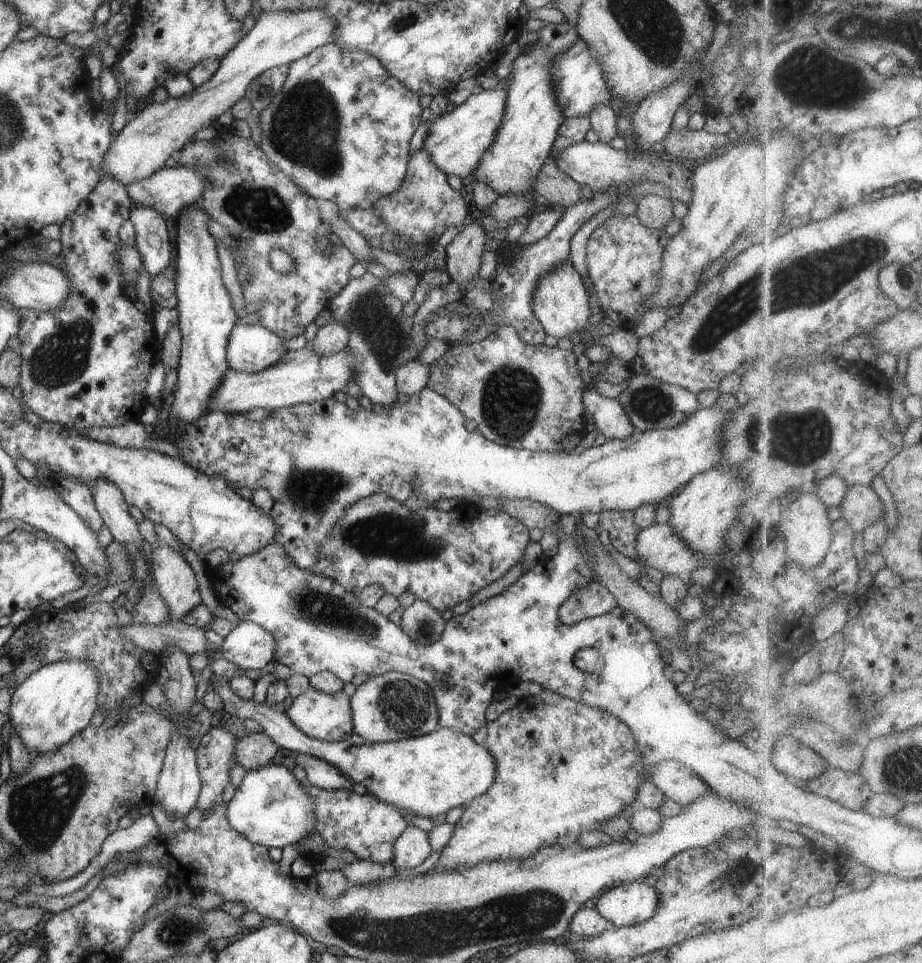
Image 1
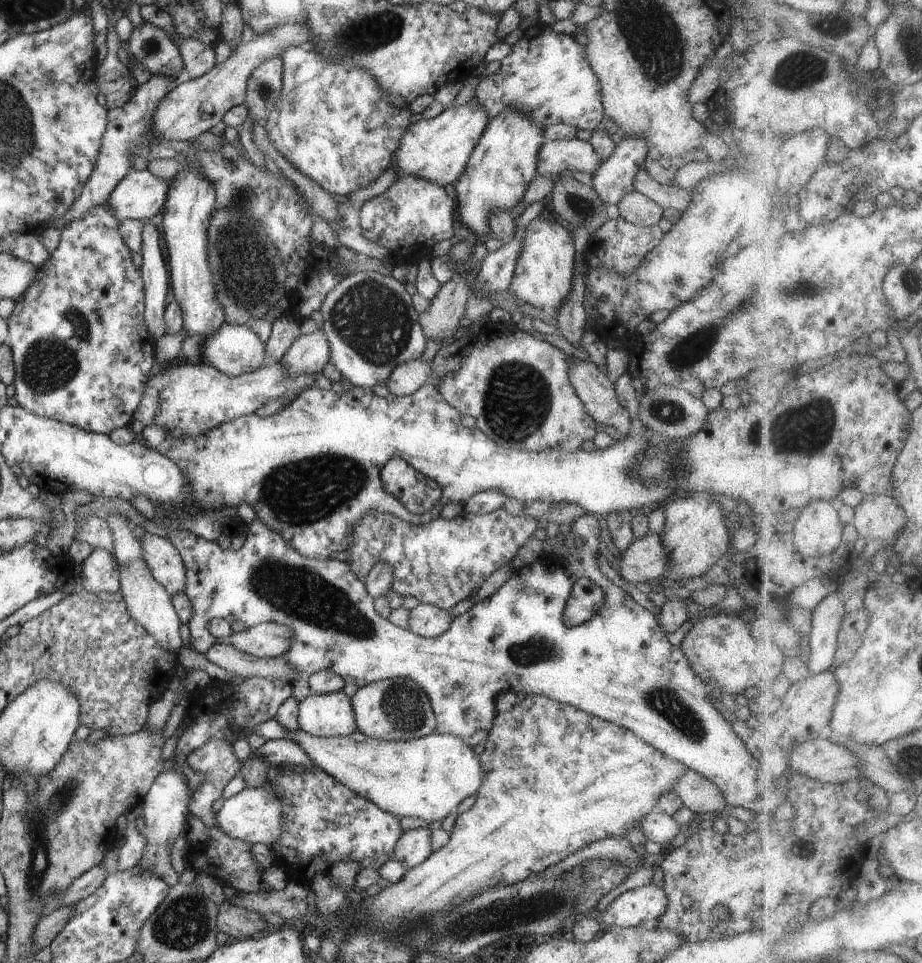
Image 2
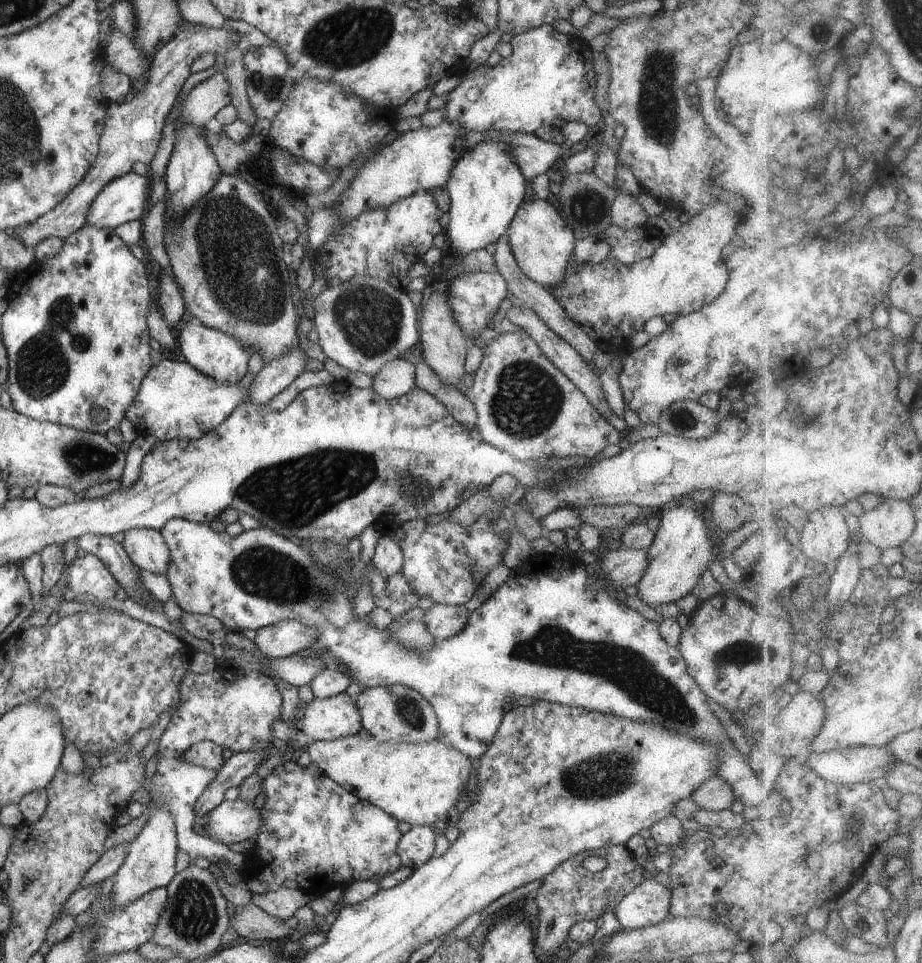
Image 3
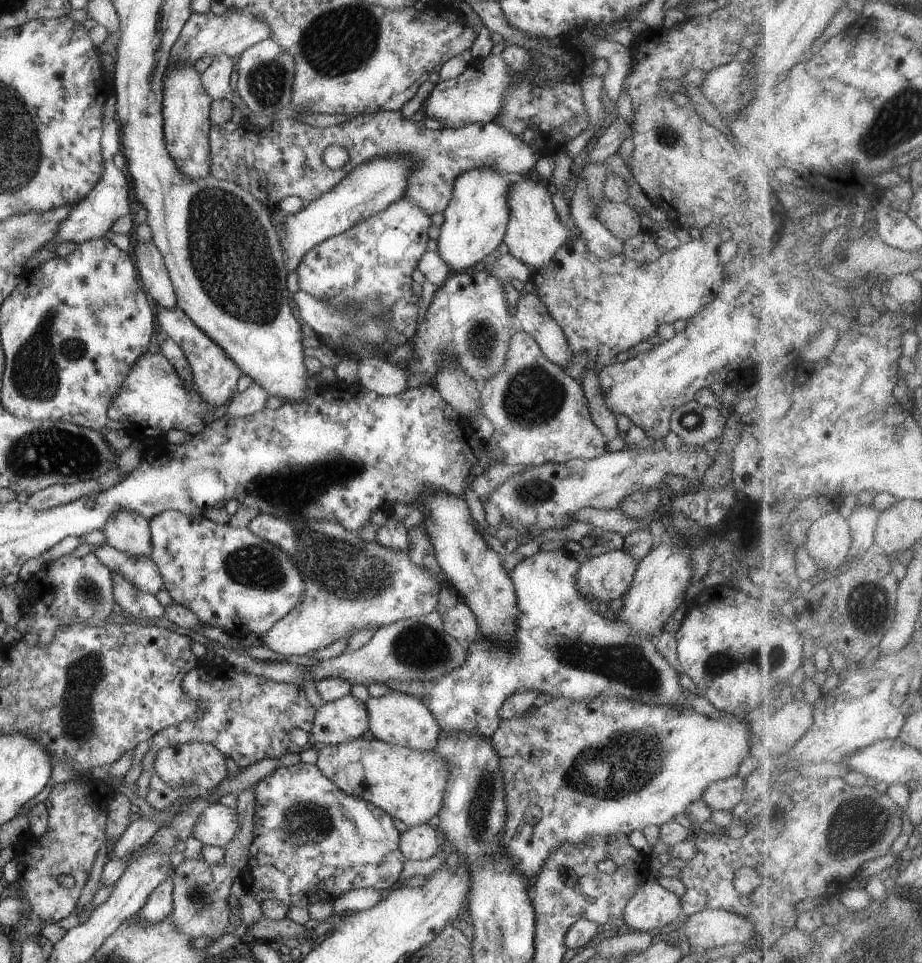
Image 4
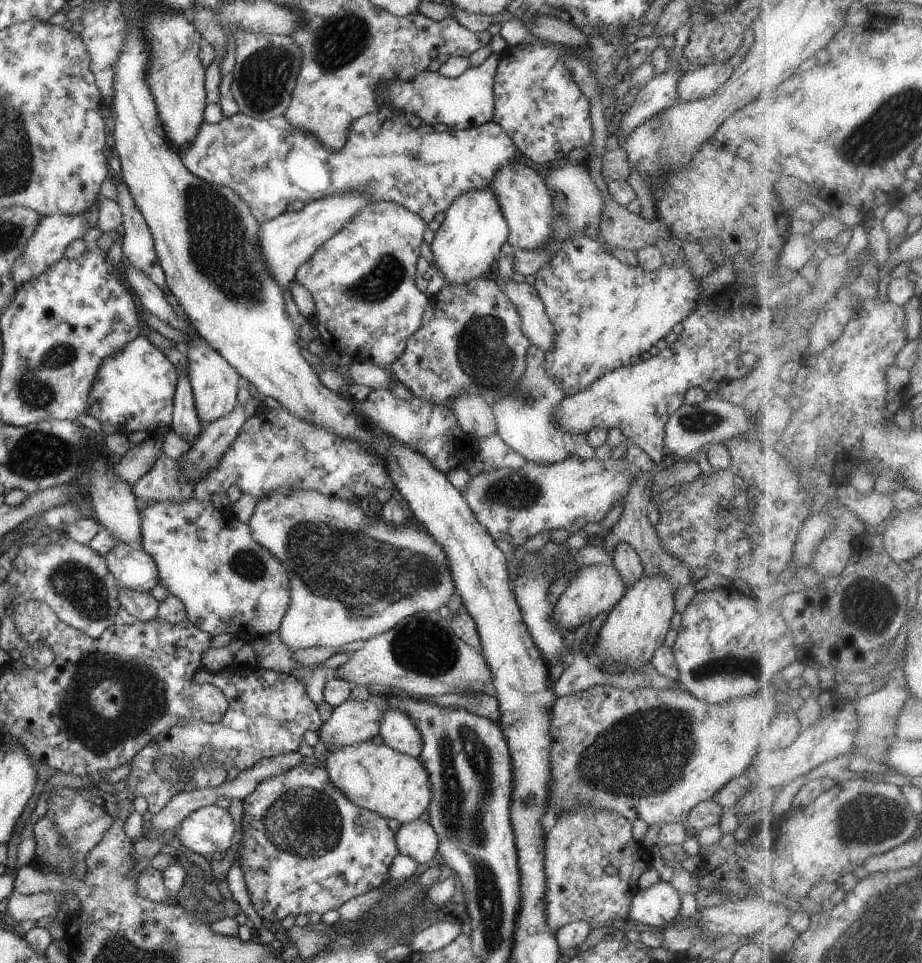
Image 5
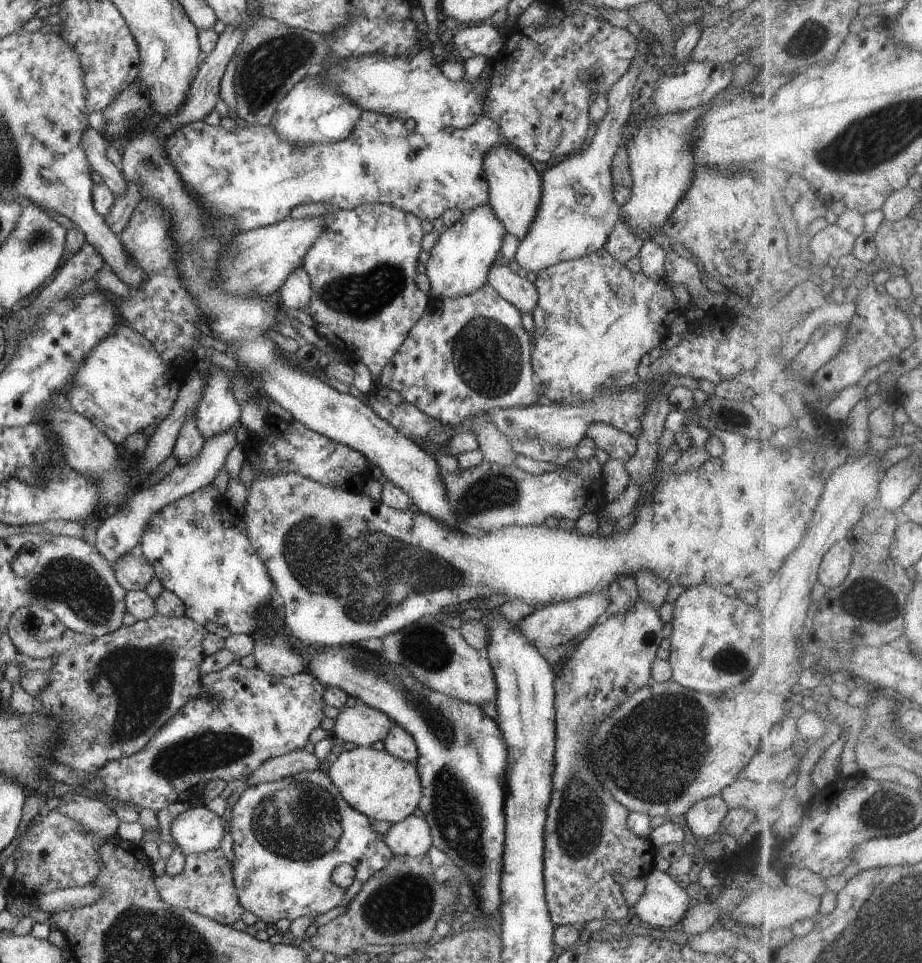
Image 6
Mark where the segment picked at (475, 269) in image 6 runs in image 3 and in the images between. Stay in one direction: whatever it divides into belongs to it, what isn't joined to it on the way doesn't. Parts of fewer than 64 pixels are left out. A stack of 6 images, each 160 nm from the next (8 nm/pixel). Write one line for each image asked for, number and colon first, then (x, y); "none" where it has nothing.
3: (486, 187)
4: (475, 221)
5: (468, 242)

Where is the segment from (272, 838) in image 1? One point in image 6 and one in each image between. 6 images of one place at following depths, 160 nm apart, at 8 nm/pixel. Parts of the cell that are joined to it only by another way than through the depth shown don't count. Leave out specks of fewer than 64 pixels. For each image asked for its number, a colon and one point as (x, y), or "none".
2: (254, 815)
3: (231, 821)
4: (217, 825)
5: (210, 829)
6: (197, 830)

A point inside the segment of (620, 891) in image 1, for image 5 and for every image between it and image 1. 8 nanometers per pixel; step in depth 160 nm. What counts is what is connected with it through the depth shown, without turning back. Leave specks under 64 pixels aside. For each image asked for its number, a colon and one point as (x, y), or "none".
2: (643, 906)
3: (648, 904)
4: (652, 907)
5: (658, 906)

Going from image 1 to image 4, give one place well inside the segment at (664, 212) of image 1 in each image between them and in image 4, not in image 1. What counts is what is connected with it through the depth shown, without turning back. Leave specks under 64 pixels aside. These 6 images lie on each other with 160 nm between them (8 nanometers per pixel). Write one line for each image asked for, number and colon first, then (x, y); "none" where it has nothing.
2: (635, 208)
3: (626, 212)
4: (621, 220)

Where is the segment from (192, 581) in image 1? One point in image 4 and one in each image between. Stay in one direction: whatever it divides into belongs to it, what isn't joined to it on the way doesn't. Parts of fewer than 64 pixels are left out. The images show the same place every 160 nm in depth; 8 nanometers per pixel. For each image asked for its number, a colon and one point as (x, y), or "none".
2: (166, 565)
3: (146, 548)
4: (126, 531)

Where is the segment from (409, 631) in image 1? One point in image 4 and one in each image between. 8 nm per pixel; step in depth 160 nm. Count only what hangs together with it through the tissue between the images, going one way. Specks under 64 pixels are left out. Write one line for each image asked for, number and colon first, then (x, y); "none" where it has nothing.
2: (426, 620)
3: (443, 621)
4: (459, 622)

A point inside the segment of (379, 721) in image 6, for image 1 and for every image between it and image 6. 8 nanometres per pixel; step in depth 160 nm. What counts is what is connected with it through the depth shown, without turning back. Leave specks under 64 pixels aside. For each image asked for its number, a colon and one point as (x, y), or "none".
1: (328, 717)
2: (328, 715)
3: (336, 717)
4: (335, 723)
5: (353, 722)

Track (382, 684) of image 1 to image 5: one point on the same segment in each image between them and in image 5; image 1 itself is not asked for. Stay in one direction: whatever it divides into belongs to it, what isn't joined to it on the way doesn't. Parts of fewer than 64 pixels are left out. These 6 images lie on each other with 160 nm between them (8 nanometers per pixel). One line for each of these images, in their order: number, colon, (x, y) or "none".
2: (397, 709)
3: (396, 713)
4: (399, 719)
5: (397, 729)

